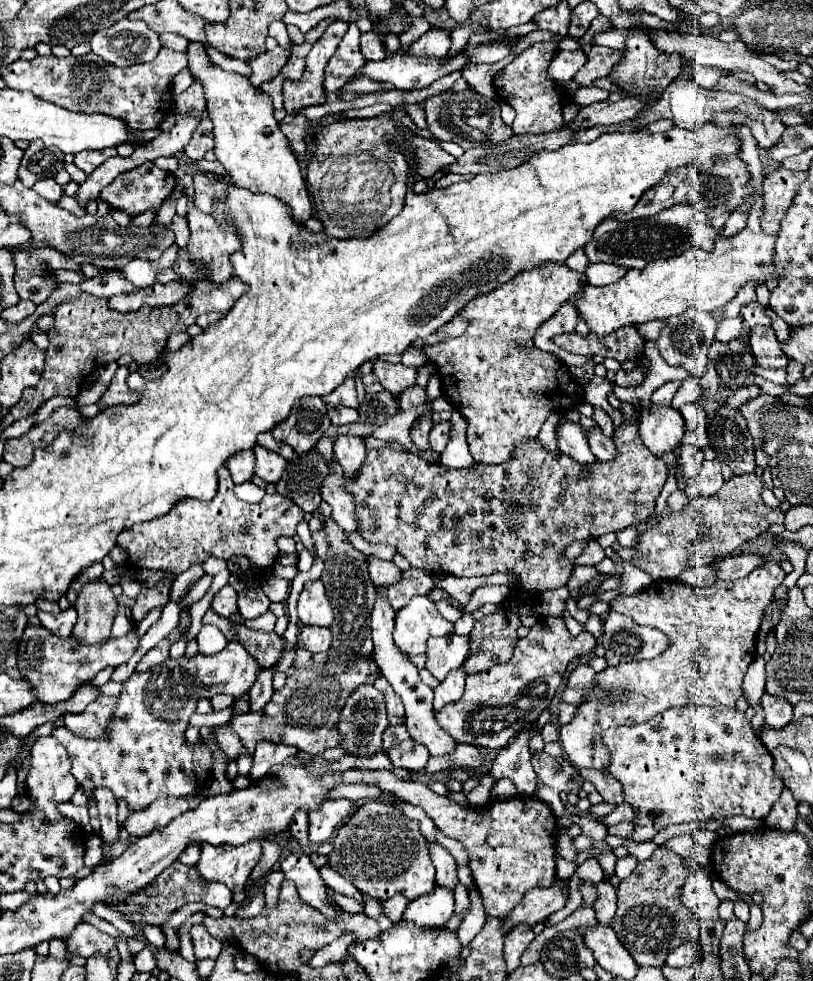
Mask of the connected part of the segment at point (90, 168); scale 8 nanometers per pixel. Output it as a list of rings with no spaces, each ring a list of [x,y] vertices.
[[[103,149],[103,151],[83,151],[75,155],[75,165],[85,173],[91,175],[95,171],[95,167],[99,167],[103,161],[107,161],[109,157],[115,157],[117,149]]]

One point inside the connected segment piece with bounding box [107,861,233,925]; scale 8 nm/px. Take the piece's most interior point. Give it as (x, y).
(178, 884)

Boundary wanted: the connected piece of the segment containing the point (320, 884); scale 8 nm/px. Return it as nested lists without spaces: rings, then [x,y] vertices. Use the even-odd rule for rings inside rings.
[[[289,855],[287,859],[281,861],[281,871],[285,879],[291,879],[297,885],[299,897],[307,905],[323,911],[331,919],[337,917],[339,905],[327,895],[327,885],[321,879],[319,869],[311,865],[307,855]]]

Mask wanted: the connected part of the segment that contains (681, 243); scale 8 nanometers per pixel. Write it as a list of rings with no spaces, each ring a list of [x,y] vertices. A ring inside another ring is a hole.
[[[675,205],[657,213],[655,217],[639,221],[617,221],[617,219],[603,221],[603,225],[595,229],[591,243],[585,245],[585,253],[591,263],[605,261],[623,265],[627,269],[643,269],[647,263],[655,259],[675,257],[691,247],[711,251],[715,237],[717,231],[711,227],[709,217],[703,211],[699,211],[693,205]]]

